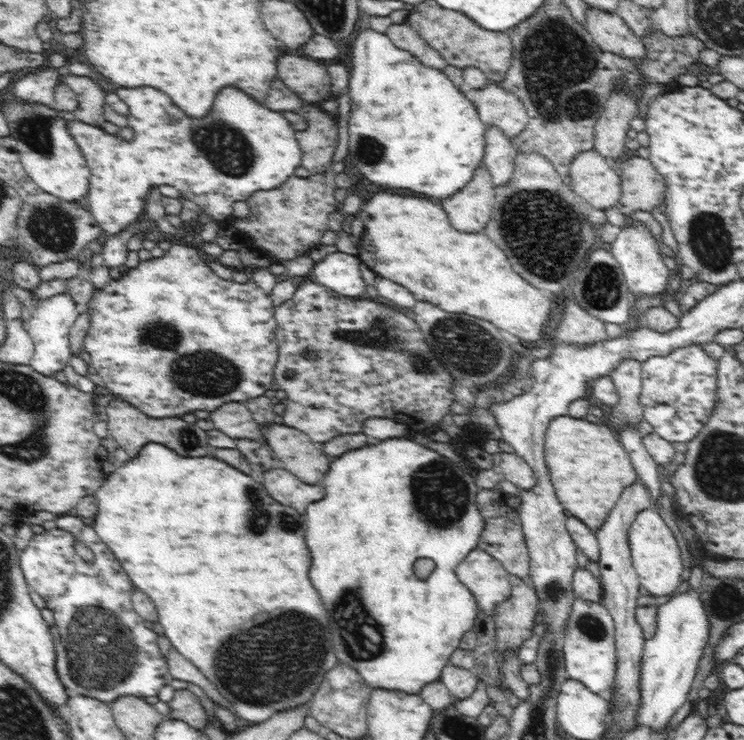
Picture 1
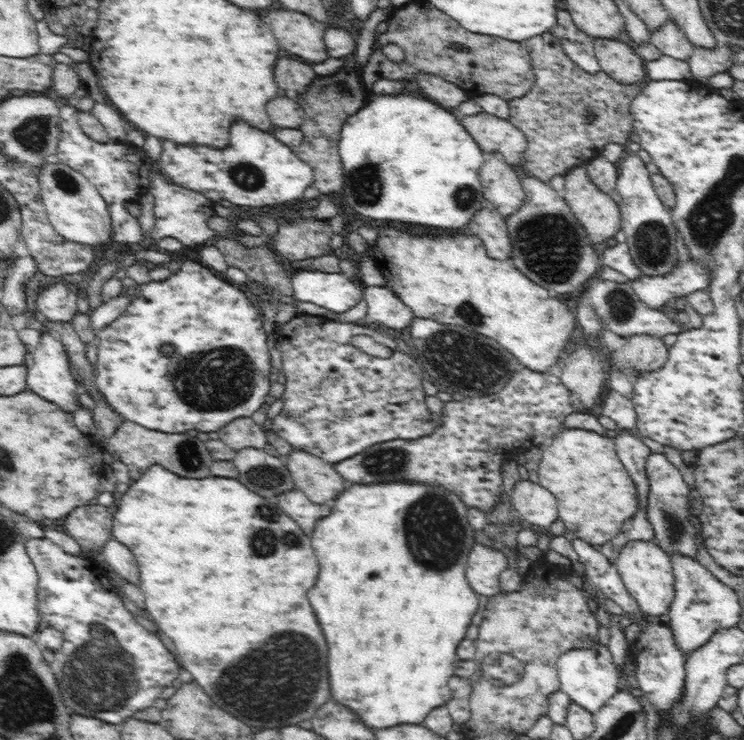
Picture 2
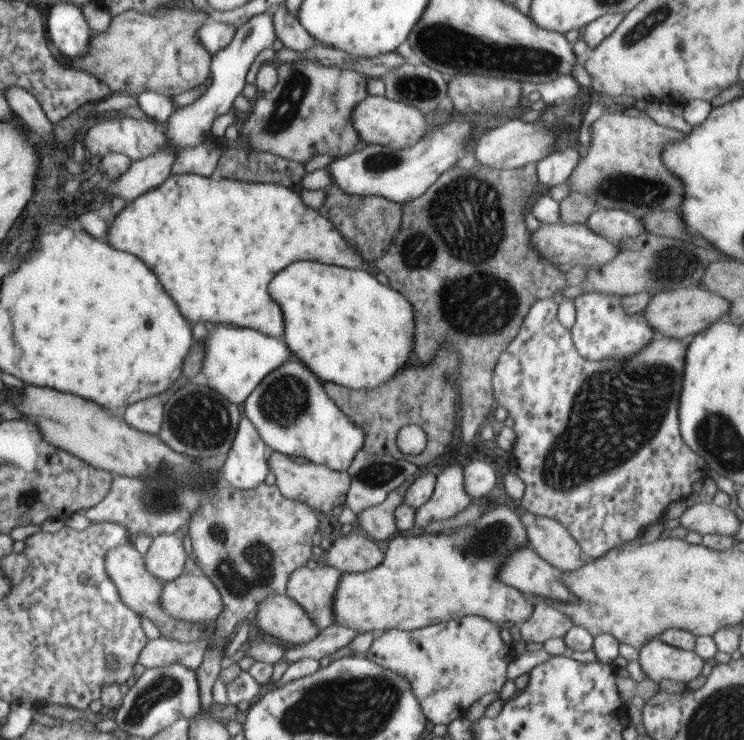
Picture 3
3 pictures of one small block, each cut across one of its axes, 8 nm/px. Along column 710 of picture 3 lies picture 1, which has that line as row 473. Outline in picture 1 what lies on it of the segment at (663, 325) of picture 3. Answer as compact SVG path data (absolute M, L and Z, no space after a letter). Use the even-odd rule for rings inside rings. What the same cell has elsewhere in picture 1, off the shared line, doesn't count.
M270 423L269 425L259 426L259 429L277 459L278 467L290 471L306 484L320 484L323 476L331 467L330 461L332 459L324 452L322 443L312 441L305 432L288 427L284 423Z

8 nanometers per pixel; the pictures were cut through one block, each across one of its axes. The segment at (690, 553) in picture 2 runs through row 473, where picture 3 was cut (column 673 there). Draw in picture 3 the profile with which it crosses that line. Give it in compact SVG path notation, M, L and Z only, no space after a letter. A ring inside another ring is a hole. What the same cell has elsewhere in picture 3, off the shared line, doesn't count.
M656 638L638 650L638 663L646 678L656 683L670 680L687 684L709 669L695 650L685 651Z

